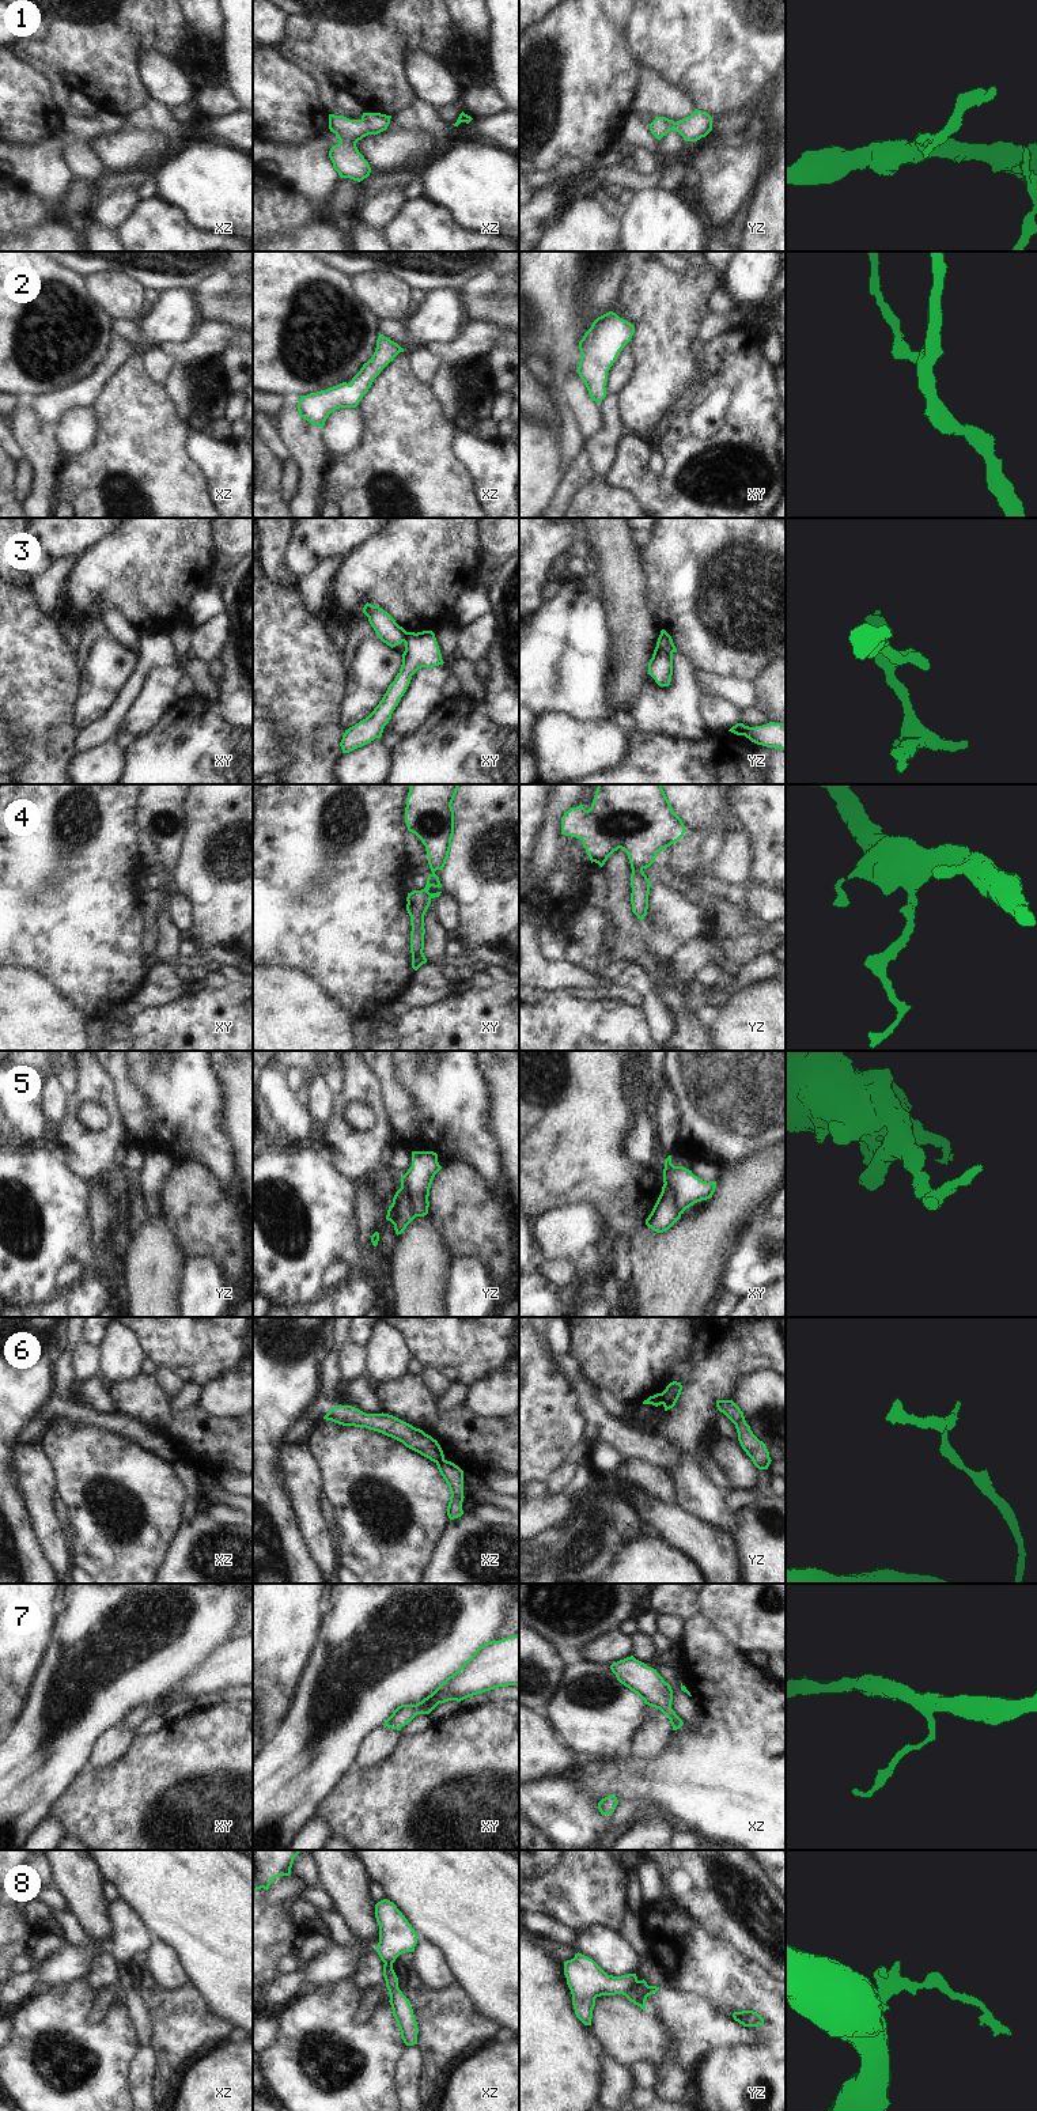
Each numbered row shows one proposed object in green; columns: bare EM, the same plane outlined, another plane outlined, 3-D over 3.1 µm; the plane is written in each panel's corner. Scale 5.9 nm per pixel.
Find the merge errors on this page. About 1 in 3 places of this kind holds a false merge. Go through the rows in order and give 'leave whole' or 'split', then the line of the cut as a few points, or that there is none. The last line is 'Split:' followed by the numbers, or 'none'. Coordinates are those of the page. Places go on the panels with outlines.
1: leave whole; no cut
2: leave whole; no cut
3: split; cut in xy along (407, 632), (402, 640)
4: leave whole; no cut
5: split; cut in xy along (663, 1184), (673, 1190), (676, 1207), (681, 1213)
6: split; cut in yz along (661, 1393), (663, 1403)
7: leave whole; no cut
8: split; cut in yz along (638, 1981), (624, 1994)
Split: 3, 5, 6, 8

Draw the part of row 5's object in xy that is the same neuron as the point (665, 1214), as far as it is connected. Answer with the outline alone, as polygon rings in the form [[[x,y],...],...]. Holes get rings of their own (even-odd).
[[[663,1184],[659,1198],[651,1214],[646,1219],[646,1225],[656,1233],[663,1233],[669,1230],[680,1218],[681,1212],[675,1204],[674,1189]]]

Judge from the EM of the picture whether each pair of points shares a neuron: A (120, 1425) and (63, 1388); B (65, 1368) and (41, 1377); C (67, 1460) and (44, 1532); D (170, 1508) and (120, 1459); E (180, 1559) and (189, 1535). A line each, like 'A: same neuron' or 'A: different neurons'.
A: same neuron
B: different neurons
C: different neurons
D: same neuron
E: same neuron

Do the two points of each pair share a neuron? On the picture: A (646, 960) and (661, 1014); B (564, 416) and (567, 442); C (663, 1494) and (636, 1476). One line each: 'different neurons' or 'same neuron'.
A: different neurons
B: same neuron
C: same neuron

